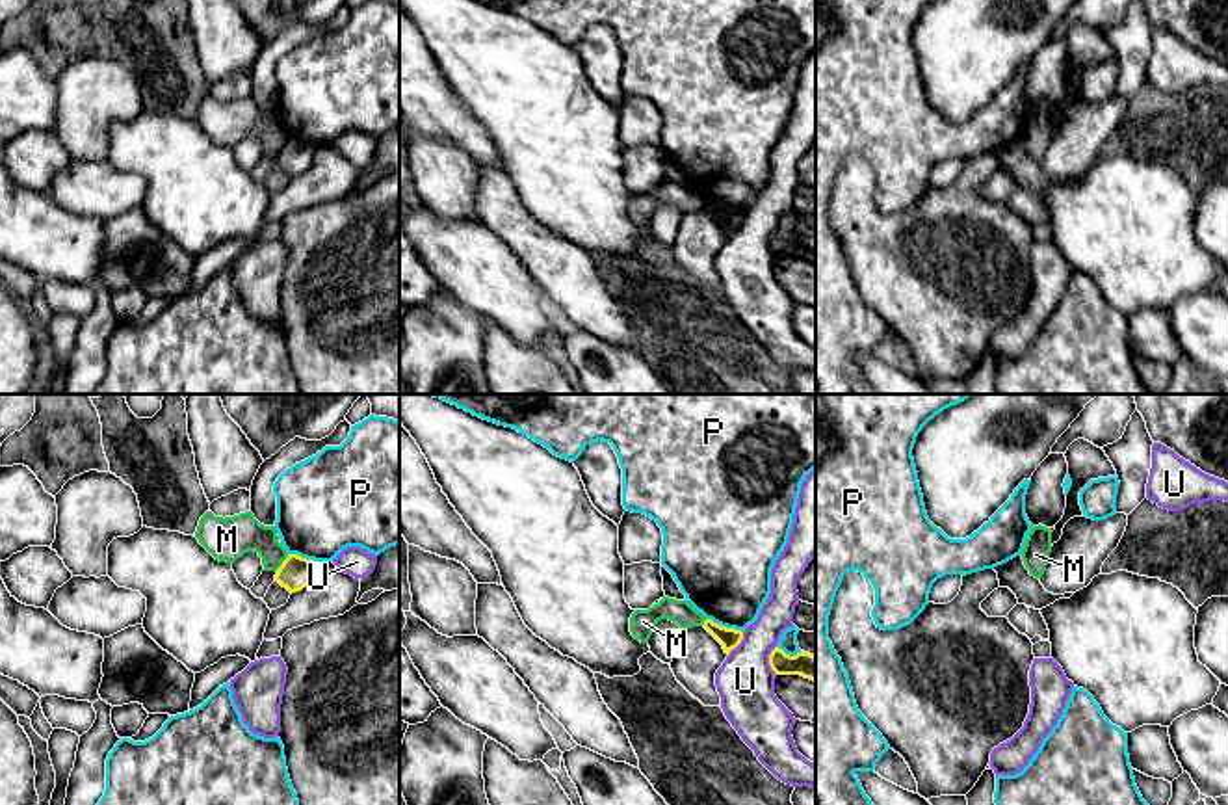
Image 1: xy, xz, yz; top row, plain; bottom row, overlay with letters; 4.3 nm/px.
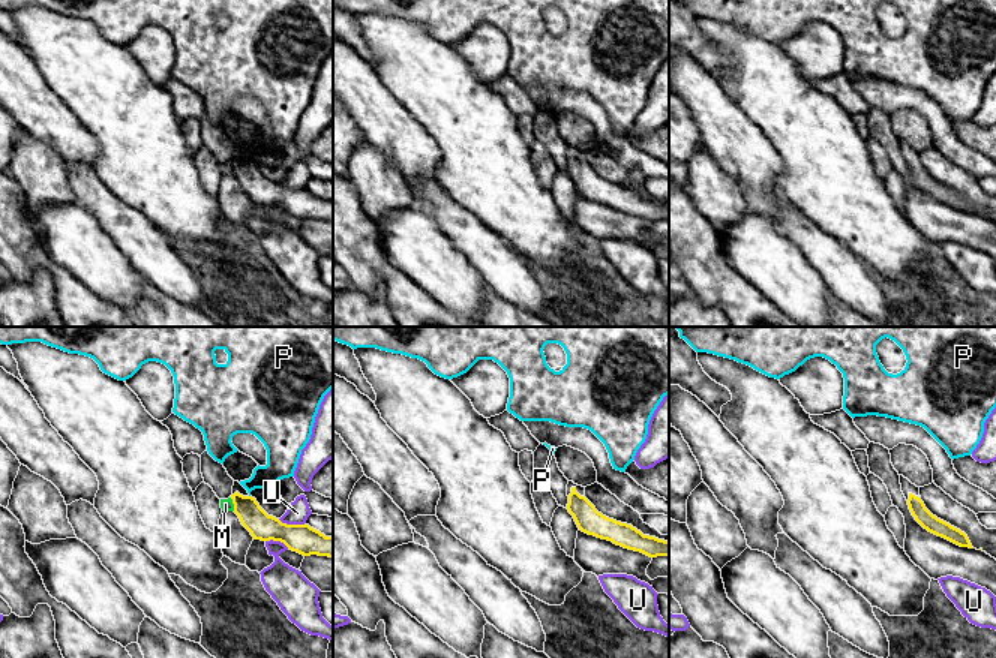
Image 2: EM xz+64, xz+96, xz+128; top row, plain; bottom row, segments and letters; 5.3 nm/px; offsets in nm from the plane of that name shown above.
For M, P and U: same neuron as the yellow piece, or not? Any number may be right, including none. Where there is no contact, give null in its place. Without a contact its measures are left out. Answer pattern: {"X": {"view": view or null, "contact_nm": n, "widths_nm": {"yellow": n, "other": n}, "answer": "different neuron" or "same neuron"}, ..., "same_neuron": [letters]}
{"M": {"view": "xy", "contact_nm": 80, "widths_nm": {"yellow": 140, "other": 180}, "answer": "different neuron"}, "P": {"view": "xz", "contact_nm": 170, "widths_nm": {"yellow": 90, "other": 400}, "answer": "different neuron"}, "U": {"view": "xz", "contact_nm": 140, "widths_nm": {"yellow": 110, "other": 260}, "answer": "different neuron"}, "same_neuron": []}

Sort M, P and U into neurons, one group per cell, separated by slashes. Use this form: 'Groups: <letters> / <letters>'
Groups: M / P / U

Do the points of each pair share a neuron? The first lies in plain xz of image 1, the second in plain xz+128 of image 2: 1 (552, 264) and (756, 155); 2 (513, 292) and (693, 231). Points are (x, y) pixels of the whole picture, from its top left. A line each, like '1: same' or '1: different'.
1: different
2: different

